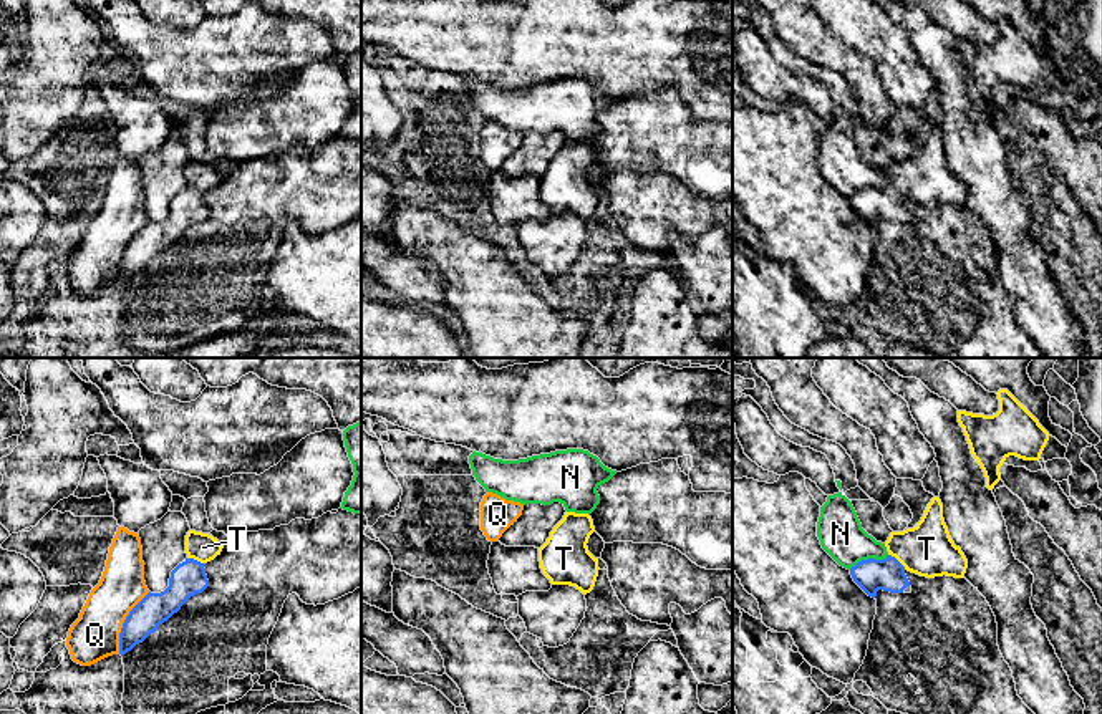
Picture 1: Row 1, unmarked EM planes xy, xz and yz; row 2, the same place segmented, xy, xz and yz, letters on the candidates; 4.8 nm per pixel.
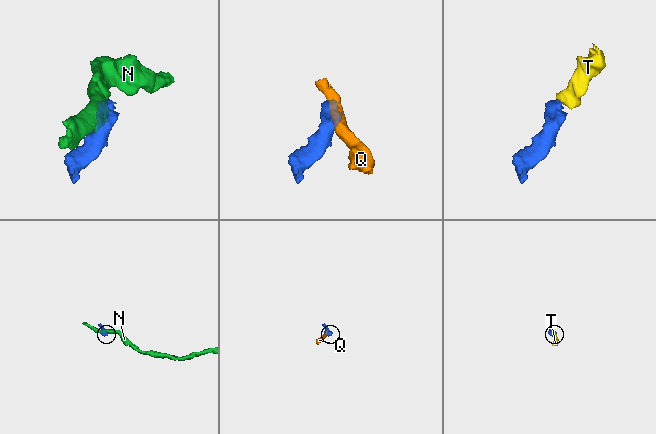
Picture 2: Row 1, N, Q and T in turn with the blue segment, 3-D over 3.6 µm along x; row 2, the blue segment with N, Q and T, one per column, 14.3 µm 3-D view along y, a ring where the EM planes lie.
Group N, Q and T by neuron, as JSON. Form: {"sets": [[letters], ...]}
{"sets": [["N"], ["Q"], ["T"]]}

